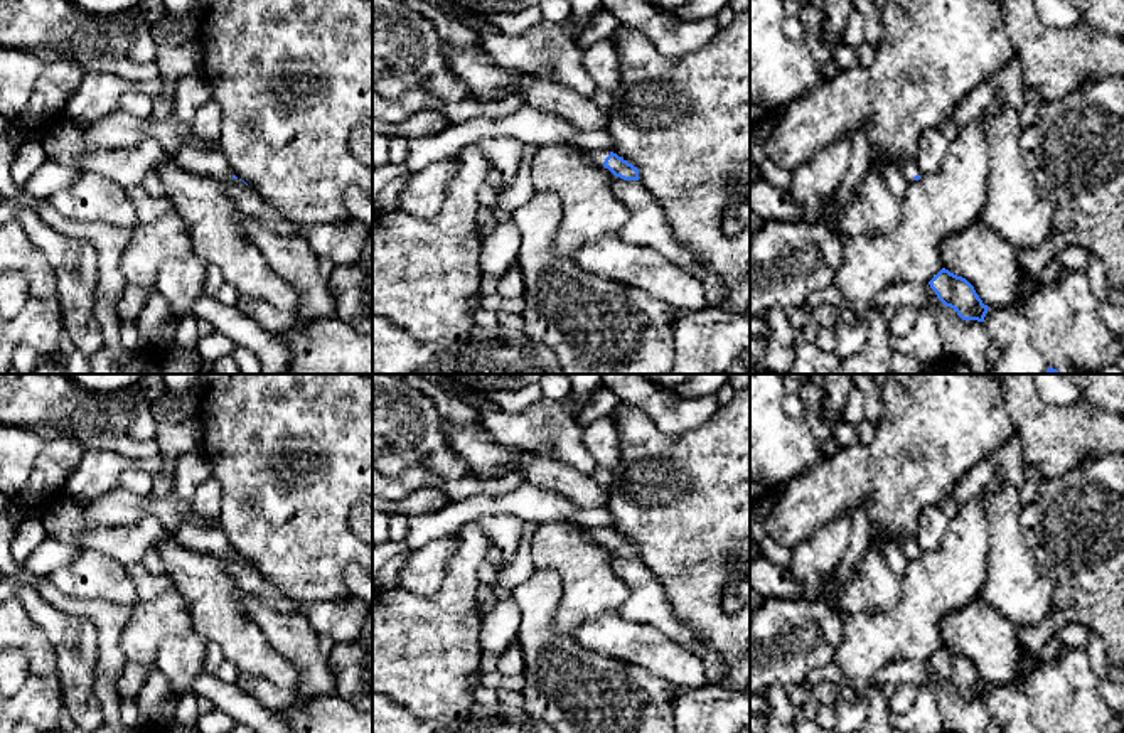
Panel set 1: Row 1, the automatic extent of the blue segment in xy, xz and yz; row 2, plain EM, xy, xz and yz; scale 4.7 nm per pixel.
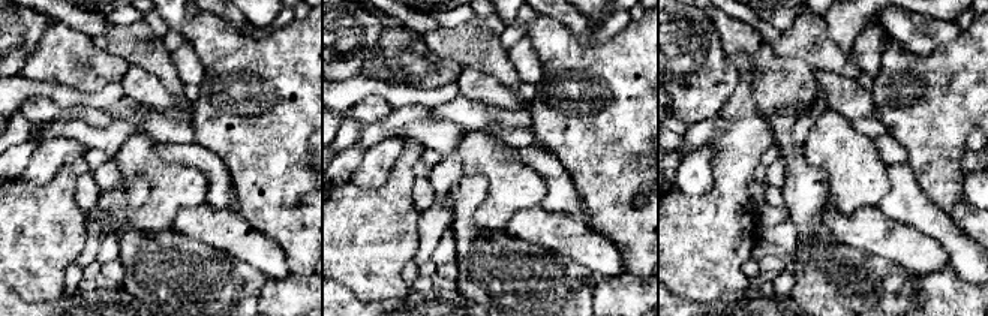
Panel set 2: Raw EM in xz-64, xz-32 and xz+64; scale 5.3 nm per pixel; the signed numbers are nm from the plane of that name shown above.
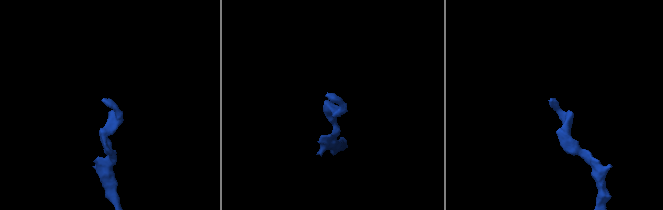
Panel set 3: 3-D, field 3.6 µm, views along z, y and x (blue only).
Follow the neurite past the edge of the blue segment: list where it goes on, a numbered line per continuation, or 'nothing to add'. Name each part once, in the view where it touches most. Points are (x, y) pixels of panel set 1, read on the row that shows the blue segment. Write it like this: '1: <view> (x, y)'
1: xz (595, 157)

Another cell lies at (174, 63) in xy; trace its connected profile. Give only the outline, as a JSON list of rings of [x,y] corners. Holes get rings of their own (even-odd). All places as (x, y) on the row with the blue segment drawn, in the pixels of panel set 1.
[[[197,39],[180,45],[160,45],[155,49],[158,78],[163,83],[162,98],[175,103],[175,84],[179,79],[202,72],[202,51]]]

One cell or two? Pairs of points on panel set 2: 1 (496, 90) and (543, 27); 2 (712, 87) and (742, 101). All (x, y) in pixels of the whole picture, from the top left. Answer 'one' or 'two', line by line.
1: two
2: two

